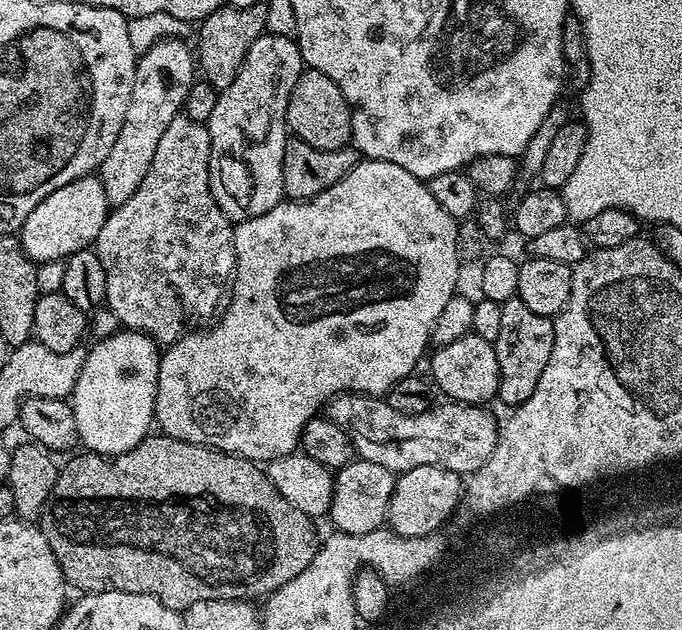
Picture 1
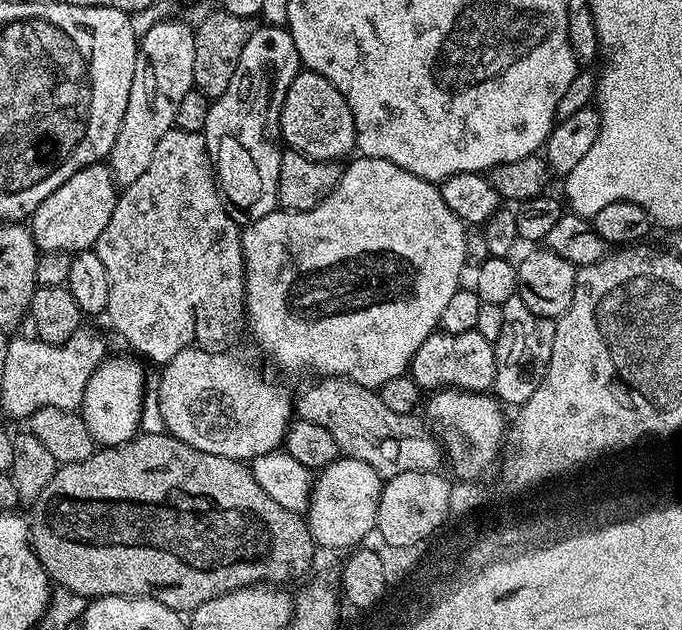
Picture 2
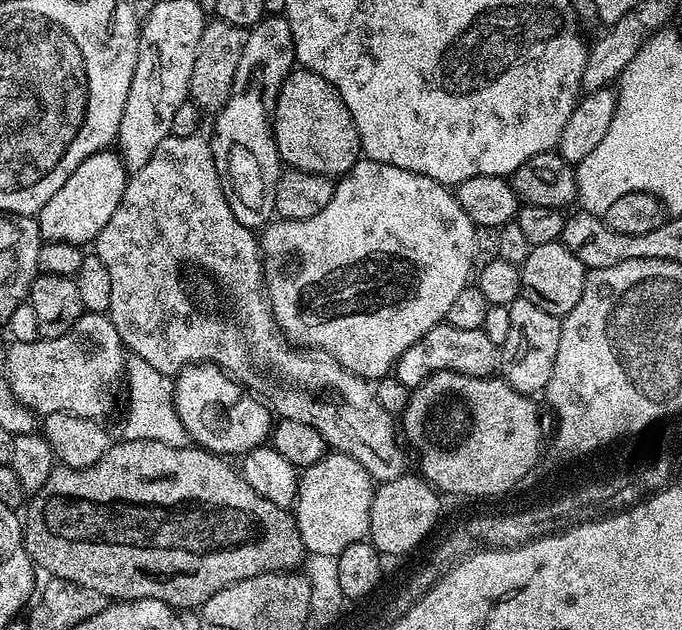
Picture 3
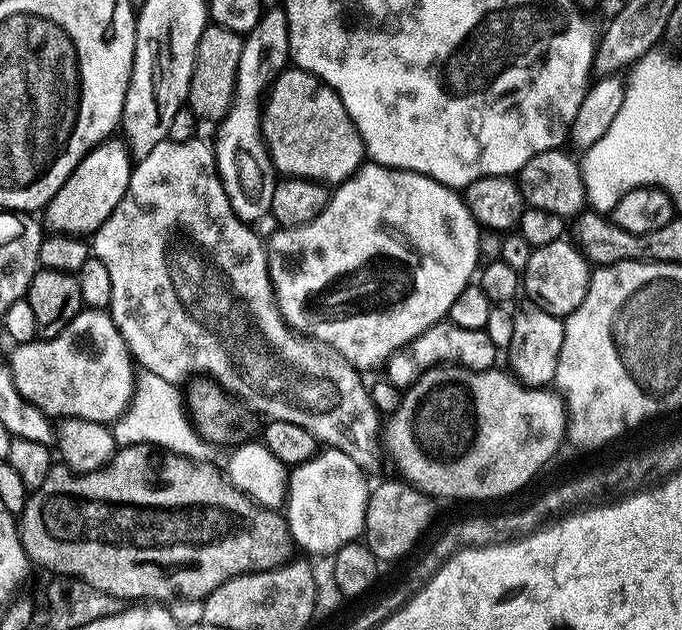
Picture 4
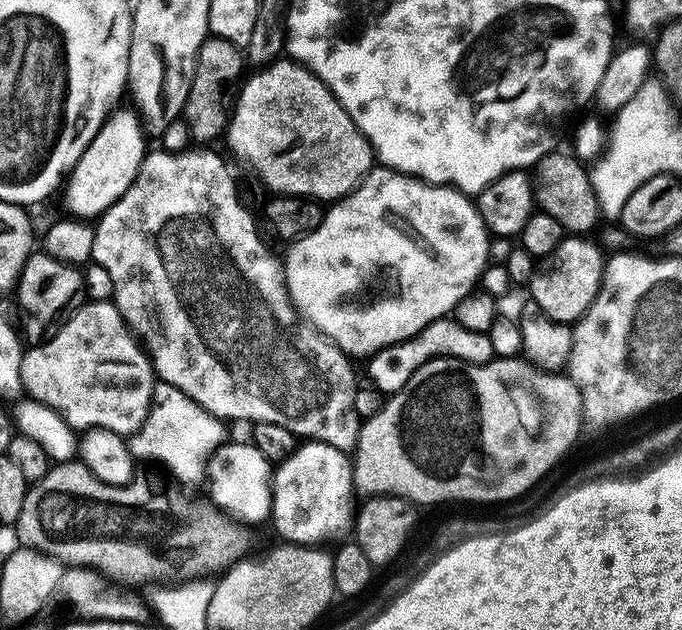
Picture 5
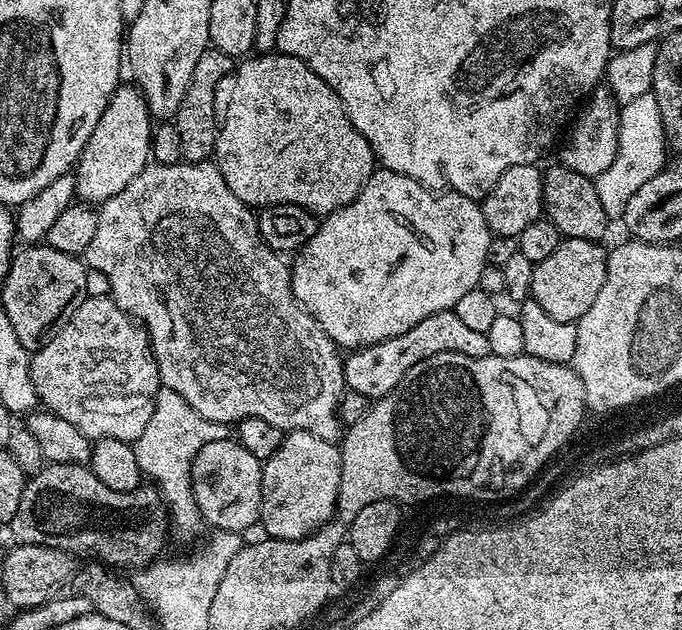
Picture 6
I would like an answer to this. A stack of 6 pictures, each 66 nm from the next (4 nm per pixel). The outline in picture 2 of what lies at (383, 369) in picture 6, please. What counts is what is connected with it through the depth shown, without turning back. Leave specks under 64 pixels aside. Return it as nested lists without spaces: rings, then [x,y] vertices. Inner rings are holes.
[[[432,332],[414,354],[410,376],[421,390],[460,388],[464,392],[488,392],[496,373],[496,350],[493,341],[477,332],[450,334]]]

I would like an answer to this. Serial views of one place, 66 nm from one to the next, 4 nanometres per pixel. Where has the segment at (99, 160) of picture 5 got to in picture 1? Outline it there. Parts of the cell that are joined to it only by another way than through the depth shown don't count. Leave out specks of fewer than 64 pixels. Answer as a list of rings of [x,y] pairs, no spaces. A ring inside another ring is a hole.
[[[89,174],[54,190],[54,194],[46,194],[20,227],[20,244],[24,252],[34,262],[45,260],[64,260],[81,252],[84,248],[92,248],[98,234],[106,222],[110,205],[106,198],[106,190],[102,190],[99,175]]]

